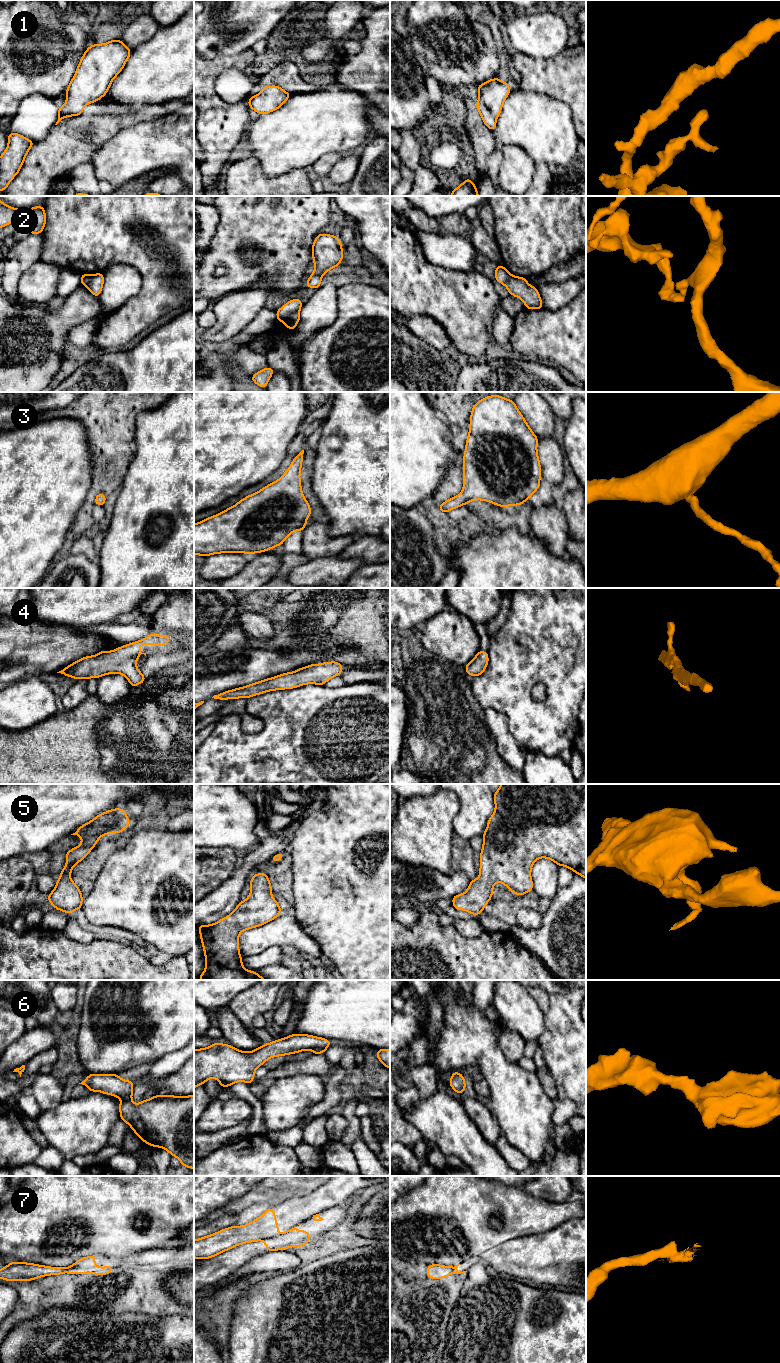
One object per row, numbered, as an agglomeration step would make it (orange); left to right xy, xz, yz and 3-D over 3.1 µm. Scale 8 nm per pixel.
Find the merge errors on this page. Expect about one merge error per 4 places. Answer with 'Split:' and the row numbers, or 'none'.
Split: 2, 7

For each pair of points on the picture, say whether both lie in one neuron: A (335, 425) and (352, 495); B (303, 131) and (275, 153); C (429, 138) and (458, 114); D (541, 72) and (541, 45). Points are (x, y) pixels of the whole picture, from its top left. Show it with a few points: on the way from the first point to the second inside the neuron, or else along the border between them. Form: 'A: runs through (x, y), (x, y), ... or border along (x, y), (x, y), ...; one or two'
A: runs through (352, 442), (352, 478); one
B: runs through (296, 134), (282, 146); one
C: runs through (436, 131), (451, 116); one
D: border along (563, 49), (545, 59), (518, 52); two

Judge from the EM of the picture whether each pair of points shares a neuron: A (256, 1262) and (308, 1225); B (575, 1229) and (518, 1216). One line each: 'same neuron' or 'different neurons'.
A: different neurons
B: different neurons

